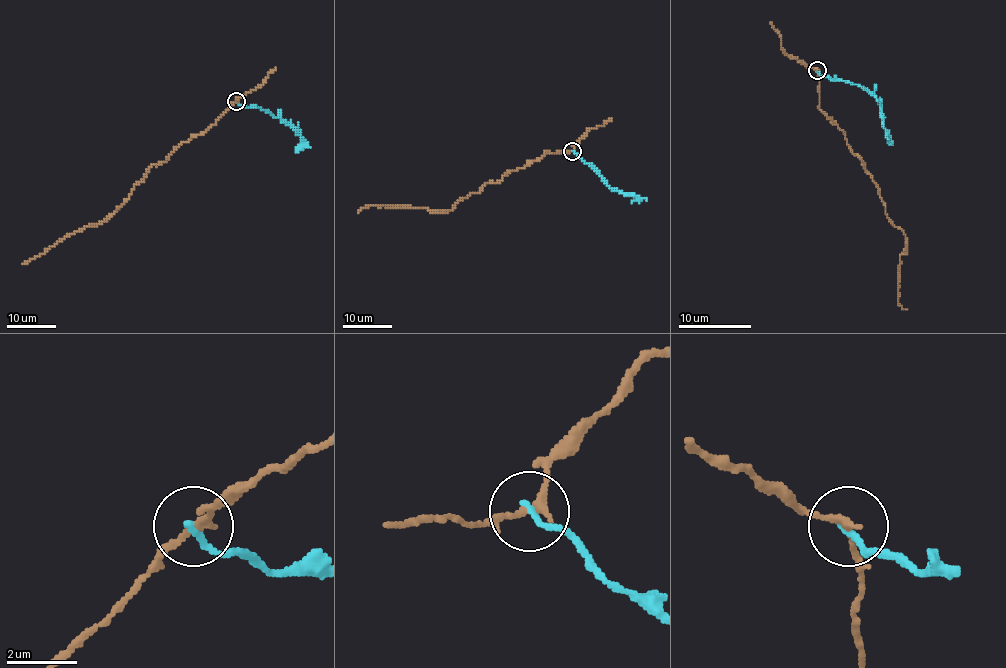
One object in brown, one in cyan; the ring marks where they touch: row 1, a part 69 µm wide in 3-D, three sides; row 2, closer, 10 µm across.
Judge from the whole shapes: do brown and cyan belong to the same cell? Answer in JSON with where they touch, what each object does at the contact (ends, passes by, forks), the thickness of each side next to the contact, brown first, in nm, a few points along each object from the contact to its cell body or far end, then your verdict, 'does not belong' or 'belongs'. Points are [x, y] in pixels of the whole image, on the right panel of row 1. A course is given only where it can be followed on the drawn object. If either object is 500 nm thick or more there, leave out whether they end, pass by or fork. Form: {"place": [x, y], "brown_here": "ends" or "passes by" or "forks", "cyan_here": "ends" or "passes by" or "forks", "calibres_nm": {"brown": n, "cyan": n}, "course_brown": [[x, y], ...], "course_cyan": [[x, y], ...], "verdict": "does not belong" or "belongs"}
{"place": [817, 70], "brown_here": "passes by", "cyan_here": "ends", "calibres_nm": {"brown": 220, "cyan": 180}, "course_brown": [[817, 70], [817, 108], [843, 132], [880, 188], [887, 218], [905, 236], [898, 302], [907, 309]], "course_cyan": [[816, 70], [821, 75], [863, 86], [876, 99], [892, 144]], "verdict": "does not belong"}

